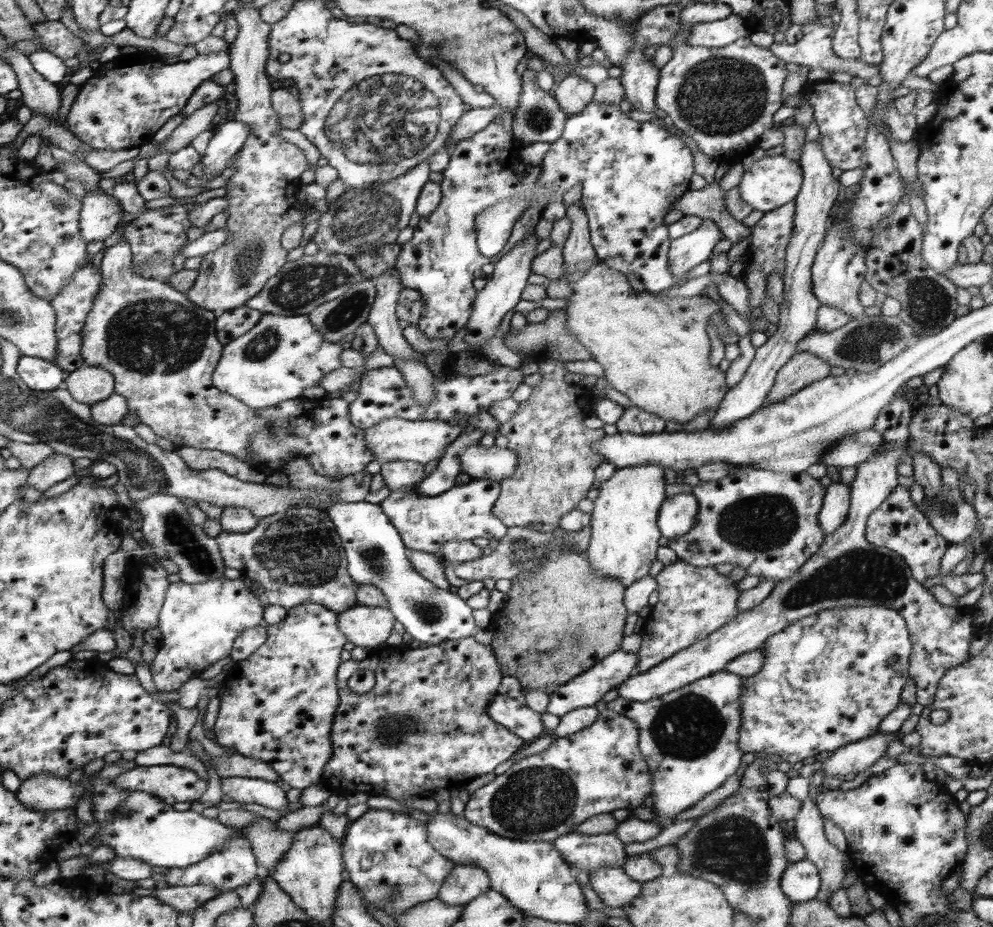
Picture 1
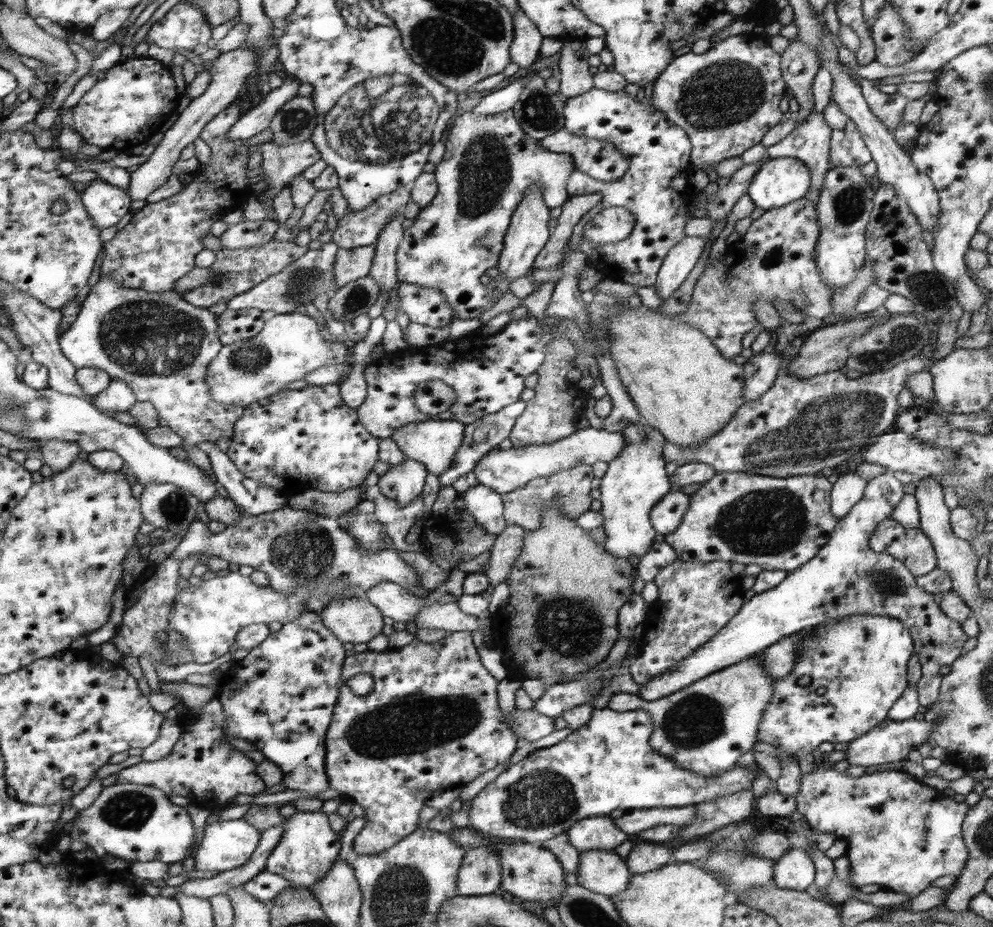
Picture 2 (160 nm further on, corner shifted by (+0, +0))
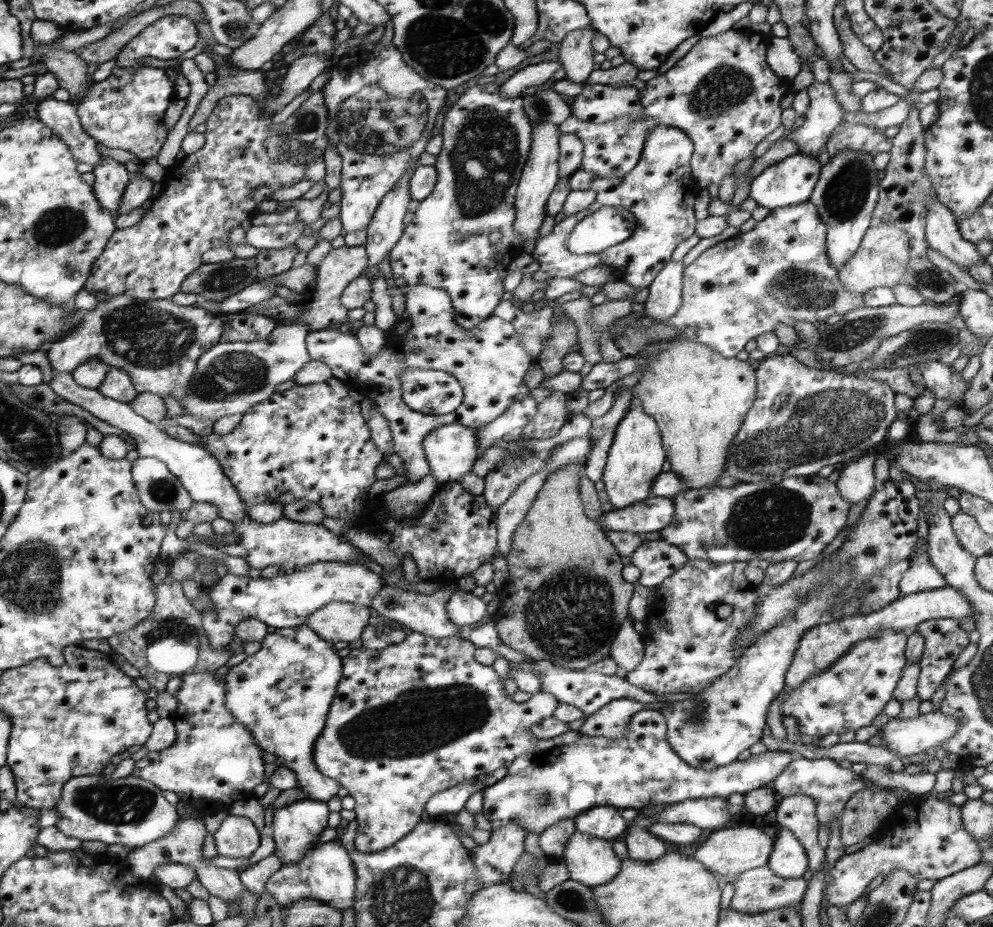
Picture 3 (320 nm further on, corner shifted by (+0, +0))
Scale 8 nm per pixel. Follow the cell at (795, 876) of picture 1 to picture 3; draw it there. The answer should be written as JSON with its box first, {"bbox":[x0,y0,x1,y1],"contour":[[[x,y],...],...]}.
{"bbox":[767,828,808,878],"contour":[[[782,828],[774,836],[774,850],[767,866],[780,878],[802,878],[808,870],[806,851],[788,828]]]}

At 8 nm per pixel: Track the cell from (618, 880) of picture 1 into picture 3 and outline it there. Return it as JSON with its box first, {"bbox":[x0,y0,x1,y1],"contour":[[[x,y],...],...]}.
{"bbox":[561,829,622,888],"contour":[[[576,829],[564,844],[561,860],[570,871],[570,879],[590,888],[614,880],[622,868],[622,860],[614,855],[612,844]]]}

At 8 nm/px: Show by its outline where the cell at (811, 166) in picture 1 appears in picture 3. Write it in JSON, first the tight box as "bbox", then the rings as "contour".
{"bbox":[790,81,845,159],"contour":[[[828,81],[812,83],[807,90],[810,106],[804,114],[806,119],[790,134],[790,138],[799,144],[800,154],[818,159],[822,148],[841,124],[845,110]]]}

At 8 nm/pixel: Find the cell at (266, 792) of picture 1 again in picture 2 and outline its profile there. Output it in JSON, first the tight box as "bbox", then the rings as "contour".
{"bbox":[116,696,266,812],"contour":[[[218,696],[208,700],[202,712],[187,707],[186,712],[176,721],[181,728],[181,735],[172,752],[162,760],[142,761],[122,769],[118,773],[116,784],[150,785],[162,789],[167,796],[186,796],[191,804],[207,808],[211,812],[232,806],[238,794],[256,796],[266,788],[256,770],[256,762],[223,739],[223,736],[229,736],[225,733],[227,716]]]}

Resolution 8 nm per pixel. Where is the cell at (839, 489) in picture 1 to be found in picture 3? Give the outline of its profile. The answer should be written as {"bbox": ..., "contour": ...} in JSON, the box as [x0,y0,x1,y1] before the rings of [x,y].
{"bbox":[836,452,879,505],"contour":[[[866,452],[850,461],[841,471],[836,482],[840,496],[850,505],[856,505],[872,496],[879,482],[874,474],[877,454]]]}

